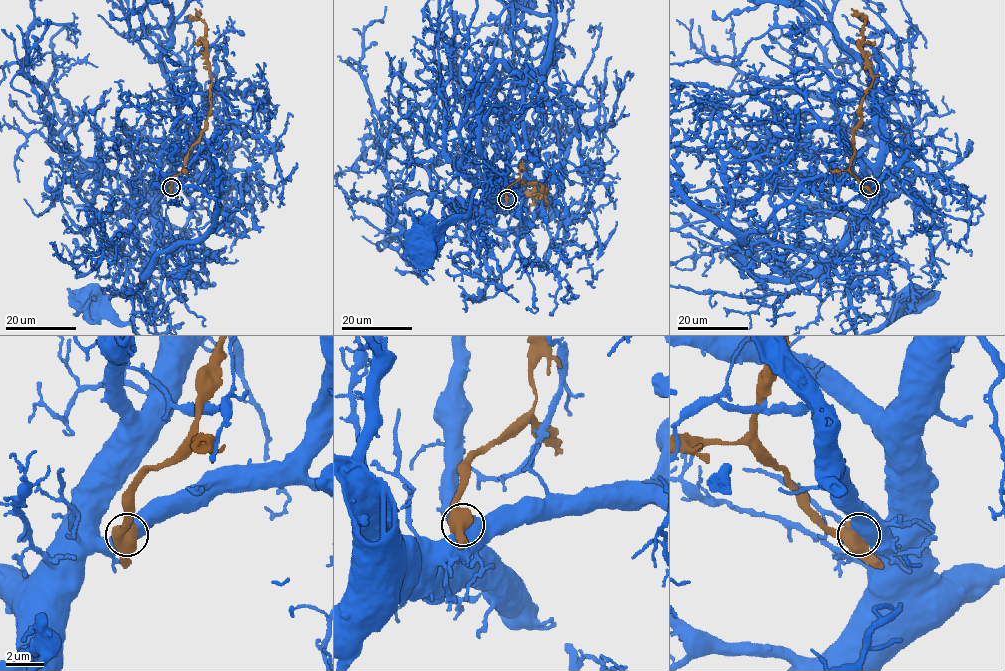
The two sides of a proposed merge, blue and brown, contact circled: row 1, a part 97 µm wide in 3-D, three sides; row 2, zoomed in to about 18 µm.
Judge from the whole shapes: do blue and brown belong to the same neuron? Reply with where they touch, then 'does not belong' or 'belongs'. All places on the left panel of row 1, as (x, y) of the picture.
(171, 187) | does not belong

